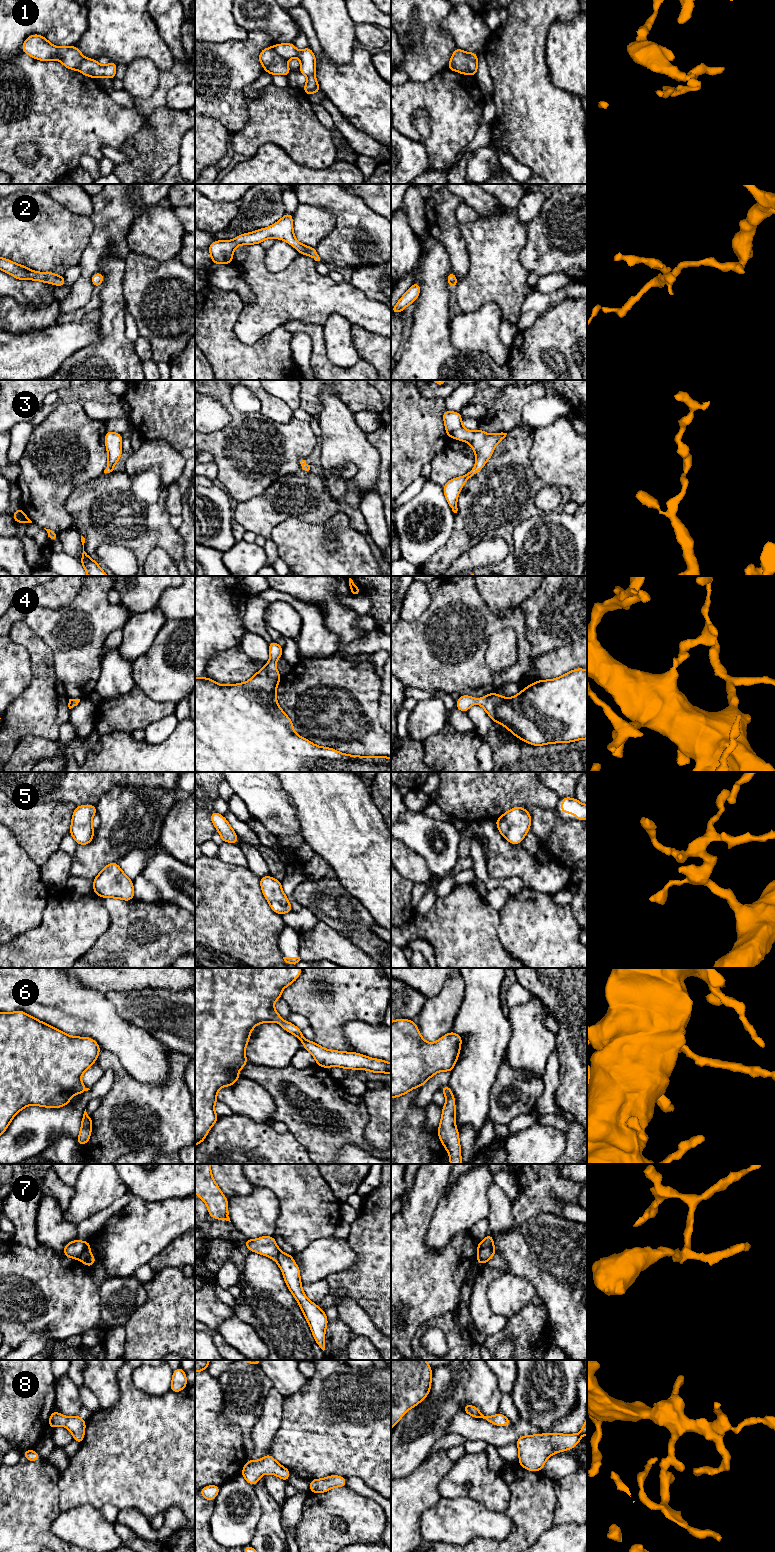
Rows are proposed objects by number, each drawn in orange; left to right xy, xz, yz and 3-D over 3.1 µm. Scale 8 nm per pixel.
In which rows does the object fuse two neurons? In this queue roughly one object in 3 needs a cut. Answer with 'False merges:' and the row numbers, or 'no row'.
False merges: 1, 7

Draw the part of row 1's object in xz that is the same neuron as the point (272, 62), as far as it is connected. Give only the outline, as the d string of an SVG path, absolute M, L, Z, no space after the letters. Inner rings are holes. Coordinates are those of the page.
M268 47L260 52L258 57L265 72L271 75L284 75L287 76L291 73L288 67L287 60L281 57L274 49L274 47Z

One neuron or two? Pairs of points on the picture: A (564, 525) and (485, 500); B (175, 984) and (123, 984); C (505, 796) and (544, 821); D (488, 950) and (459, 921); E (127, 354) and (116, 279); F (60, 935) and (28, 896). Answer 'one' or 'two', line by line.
A: two
B: one
C: two
D: one
E: one
F: two

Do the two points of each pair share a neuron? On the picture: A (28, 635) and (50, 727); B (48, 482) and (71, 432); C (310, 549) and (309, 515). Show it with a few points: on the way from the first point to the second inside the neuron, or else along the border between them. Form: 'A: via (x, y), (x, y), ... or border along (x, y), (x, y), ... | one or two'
A: via (42, 658), (44, 704) | one
B: via (50, 470), (56, 459), (67, 448), (67, 444) | one
C: border along (332, 516), (322, 525), (286, 519) | two

